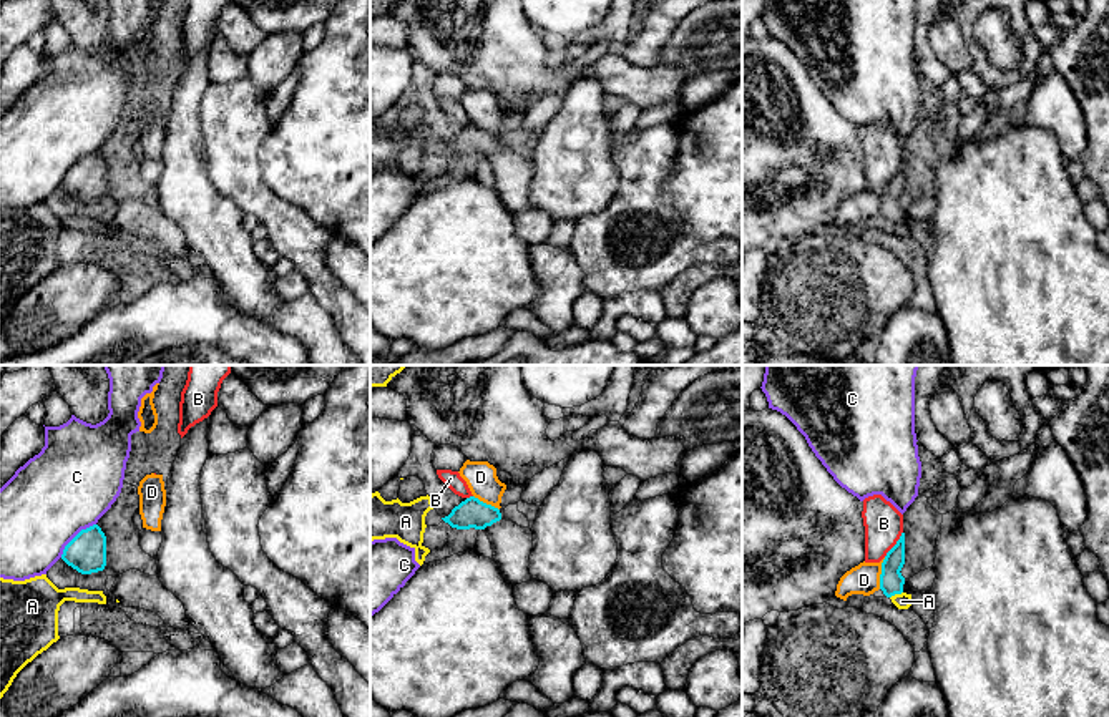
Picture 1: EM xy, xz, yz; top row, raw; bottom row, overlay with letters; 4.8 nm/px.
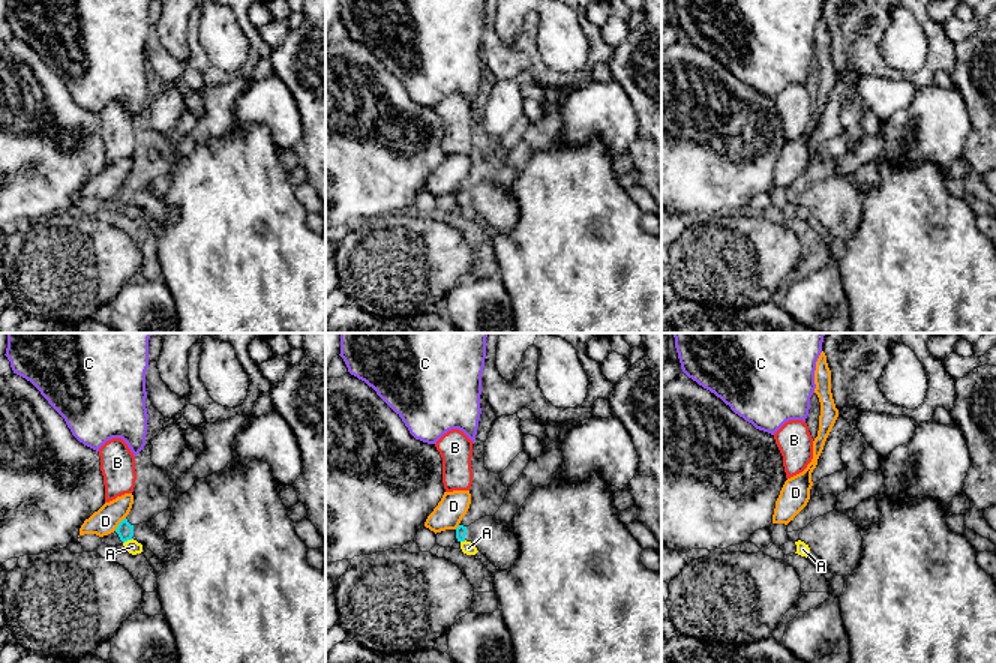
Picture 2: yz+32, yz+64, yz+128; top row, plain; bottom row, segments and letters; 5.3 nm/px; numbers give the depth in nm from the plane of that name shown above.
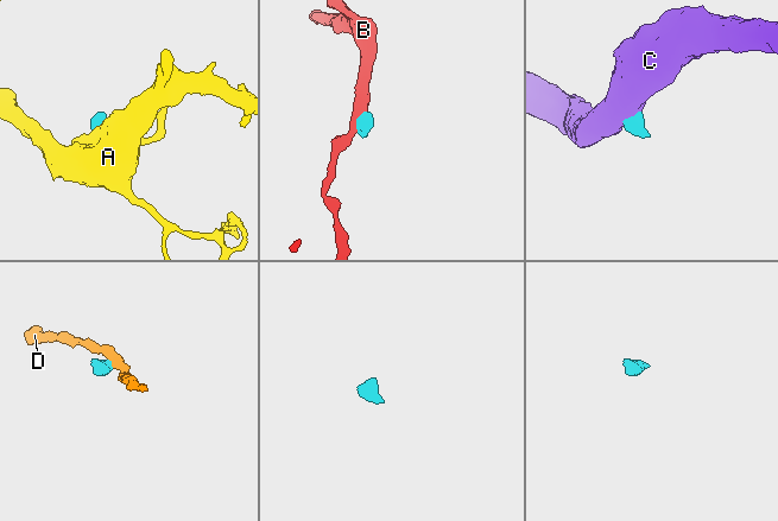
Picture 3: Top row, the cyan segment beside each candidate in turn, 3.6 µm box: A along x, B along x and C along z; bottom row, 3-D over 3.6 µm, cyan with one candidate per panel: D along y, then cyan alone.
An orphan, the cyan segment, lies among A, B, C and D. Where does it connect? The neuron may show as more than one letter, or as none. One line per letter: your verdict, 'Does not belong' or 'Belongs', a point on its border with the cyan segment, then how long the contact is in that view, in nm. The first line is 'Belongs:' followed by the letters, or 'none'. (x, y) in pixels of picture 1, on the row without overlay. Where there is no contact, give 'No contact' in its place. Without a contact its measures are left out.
Belongs: none
A: Does not belong. Touches cyan at yz (895, 221). Shared border 70 nm
B: Does not belong. Touches cyan at yz (895, 173). Shared border 160 nm
C: Does not belong. Touches cyan at xy (75, 165). Shared border 240 nm
D: Does not belong. Touches cyan at yz (882, 201). Shared border 160 nm

